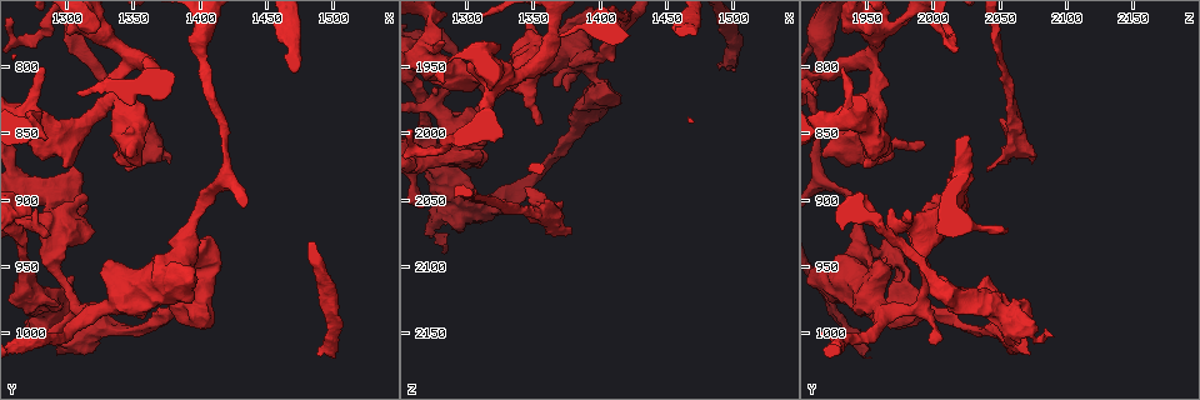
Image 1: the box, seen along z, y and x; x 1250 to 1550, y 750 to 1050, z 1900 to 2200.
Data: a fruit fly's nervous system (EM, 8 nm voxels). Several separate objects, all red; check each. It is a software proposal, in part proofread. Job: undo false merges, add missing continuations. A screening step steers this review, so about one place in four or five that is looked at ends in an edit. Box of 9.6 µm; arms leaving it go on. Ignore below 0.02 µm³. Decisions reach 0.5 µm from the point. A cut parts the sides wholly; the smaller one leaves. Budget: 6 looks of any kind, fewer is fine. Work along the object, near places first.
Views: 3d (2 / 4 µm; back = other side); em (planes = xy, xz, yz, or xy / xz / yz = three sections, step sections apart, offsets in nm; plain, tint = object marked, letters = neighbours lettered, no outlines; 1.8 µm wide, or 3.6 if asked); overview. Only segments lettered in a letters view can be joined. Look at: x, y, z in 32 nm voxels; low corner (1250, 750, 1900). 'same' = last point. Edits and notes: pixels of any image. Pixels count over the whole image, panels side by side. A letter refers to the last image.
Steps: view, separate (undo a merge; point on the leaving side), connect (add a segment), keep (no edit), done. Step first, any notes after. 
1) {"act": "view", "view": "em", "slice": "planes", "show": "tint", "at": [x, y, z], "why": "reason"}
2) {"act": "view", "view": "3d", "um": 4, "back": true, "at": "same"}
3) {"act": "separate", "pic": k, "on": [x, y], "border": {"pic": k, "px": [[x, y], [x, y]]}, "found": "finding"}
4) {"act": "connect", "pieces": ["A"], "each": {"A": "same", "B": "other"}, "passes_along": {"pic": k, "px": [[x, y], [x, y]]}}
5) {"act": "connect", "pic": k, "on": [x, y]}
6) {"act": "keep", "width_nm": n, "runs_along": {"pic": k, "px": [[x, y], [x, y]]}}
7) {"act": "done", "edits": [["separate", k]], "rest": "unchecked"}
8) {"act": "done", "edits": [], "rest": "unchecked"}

{"act": "view", "view": "em", "slice": "planes", "show": "letters", "at": [1364, 942, 1964]}

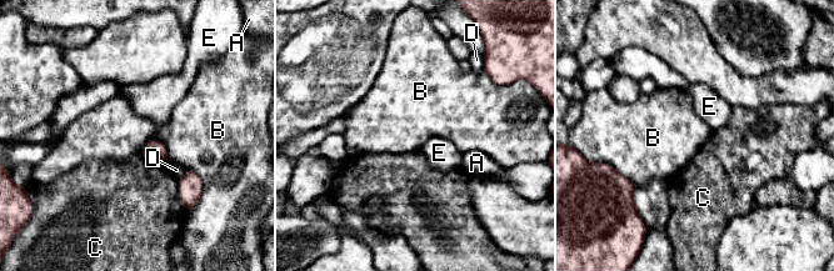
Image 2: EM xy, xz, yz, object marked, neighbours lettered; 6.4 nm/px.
{"act": "keep", "each": {"A": "other", "B": "other", "C": "other", "D": "other", "E": "other"}, "border": {"pic": 2, "px": [[139, 152], [159, 140], [169, 159]]}, "found": "none of them fits"}

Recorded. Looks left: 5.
{"act": "view", "view": "3d", "um": 2, "at": [1354, 856, 1994], "why": "an open end"}

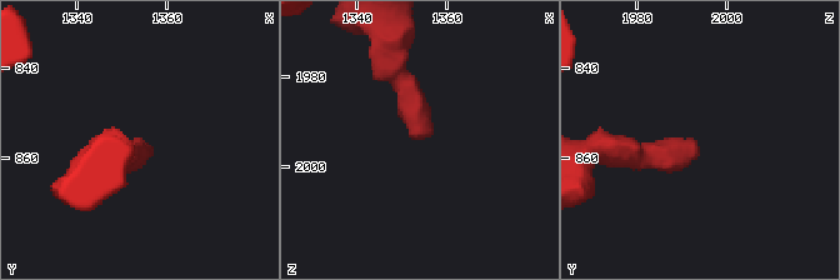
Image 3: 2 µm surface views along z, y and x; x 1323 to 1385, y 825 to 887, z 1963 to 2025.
{"act": "view", "view": "em", "slice": "planes", "show": "letters", "at": [1354, 856, 1993]}

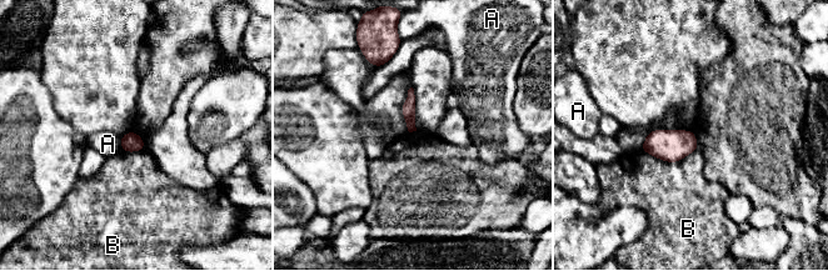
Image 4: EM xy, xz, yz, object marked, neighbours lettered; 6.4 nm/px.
{"act": "keep", "each": {"A": "other", "B": "other"}, "border": {"pic": 4, "px": [[119, 137], [121, 150]]}, "found": "none of them fits"}

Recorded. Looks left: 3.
{"act": "view", "view": "em", "slice": "xy", "step": 16, "show": "tint", "at": [1288, 978, 2022], "why": "calibre changes"}

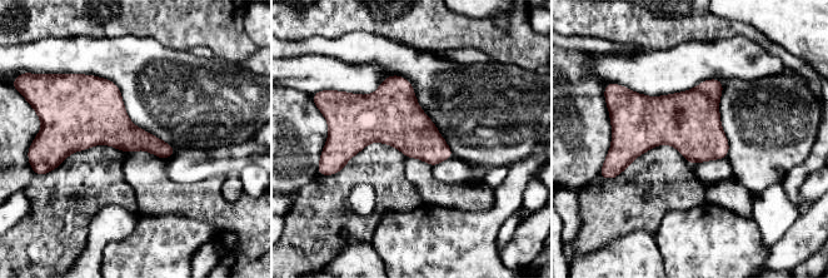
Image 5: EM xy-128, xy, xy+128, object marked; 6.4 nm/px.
{"act": "view", "view": "em", "slice": "yz", "step": 4, "show": "letters", "at": "same", "why": "another direction"}

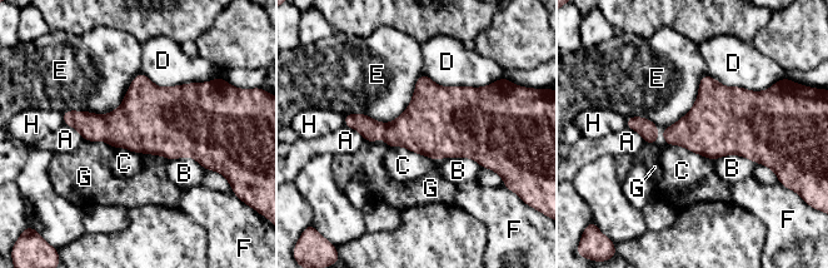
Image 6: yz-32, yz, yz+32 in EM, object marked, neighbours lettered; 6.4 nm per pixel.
{"act": "keep", "longest_contact_nm": ["E", 550], "each": {"A": "other", "B": "other", "C": "other", "D": "other", "E": "other", "F": "other", "G": "other", "H": "other"}, "border": {"pic": 6, "px": [[139, 152], [164, 155], [168, 159]]}, "found": "one neuron here"}

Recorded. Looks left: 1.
{"act": "done", "edits": [], "rest": "unchecked"}

